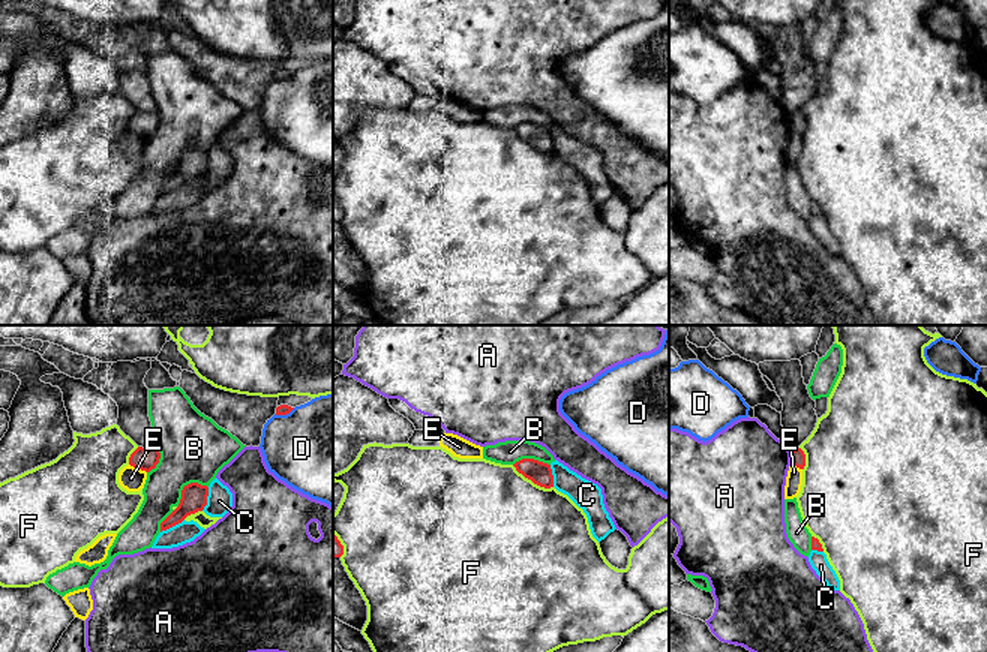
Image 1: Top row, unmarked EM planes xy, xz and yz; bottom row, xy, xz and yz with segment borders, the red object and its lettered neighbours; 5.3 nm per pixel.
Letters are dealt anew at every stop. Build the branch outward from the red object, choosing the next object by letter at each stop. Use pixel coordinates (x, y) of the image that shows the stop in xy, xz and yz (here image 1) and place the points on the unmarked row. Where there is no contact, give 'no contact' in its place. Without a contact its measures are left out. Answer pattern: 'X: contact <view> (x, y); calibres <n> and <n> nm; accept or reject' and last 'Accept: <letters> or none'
A: contact yz (791, 122); calibres 80 and 440 nm; reject
B: contact xy (185, 150); calibres 140 and 360 nm; reject
C: contact xy (206, 164); calibres 140 and 140 nm; reject
D: contact xy (284, 78); calibres 60 and 480 nm; reject
E: contact xy (138, 132); calibres 130 and 130 nm; reject
F: contact xz (533, 146); calibres 120 and 500 nm; reject
Accept: none

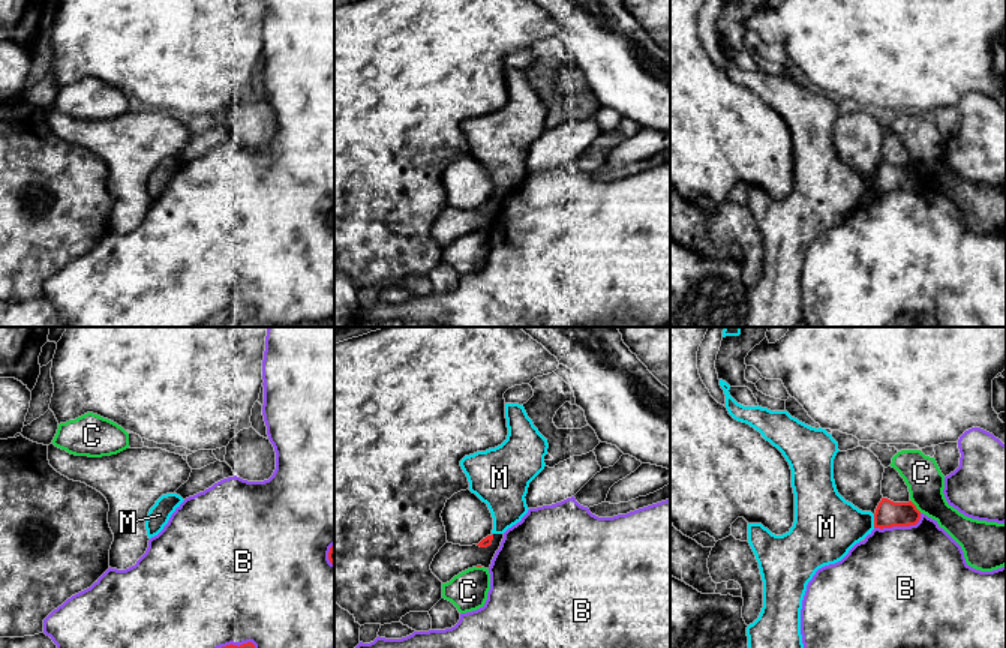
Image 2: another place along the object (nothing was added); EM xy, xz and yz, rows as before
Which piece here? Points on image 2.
B: contact yz (900, 189); calibres 140 and 500 nm; reject
C: contact yz (915, 171); calibres 140 and 200 nm; reject
M: contact yz (874, 185); calibres 140 and 340 nm; reject
Accept: none

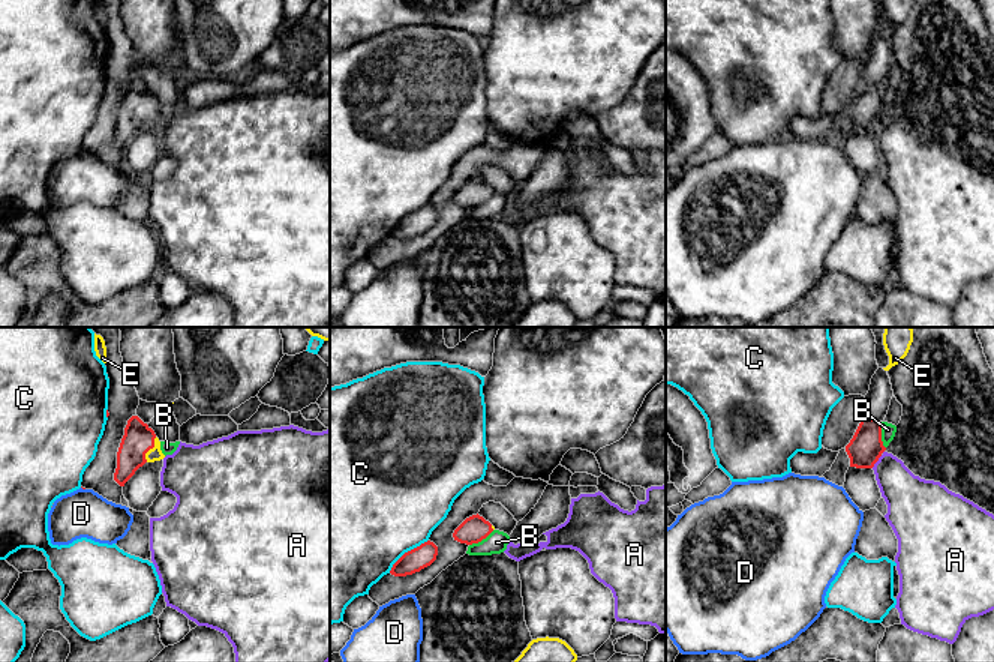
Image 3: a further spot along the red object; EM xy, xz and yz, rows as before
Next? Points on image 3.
A: contact yz (877, 123); calibres 180 and 240 nm; reject
B: contact yz (880, 99); calibres 180 and 80 nm; reject
C: contact xz (408, 215); calibres 120 and 500 nm; reject
D: contact xy (83, 152); calibres 20 and 260 nm; reject
E: contact xy (150, 111); calibres 170 and 70 nm; accept
Accept: E

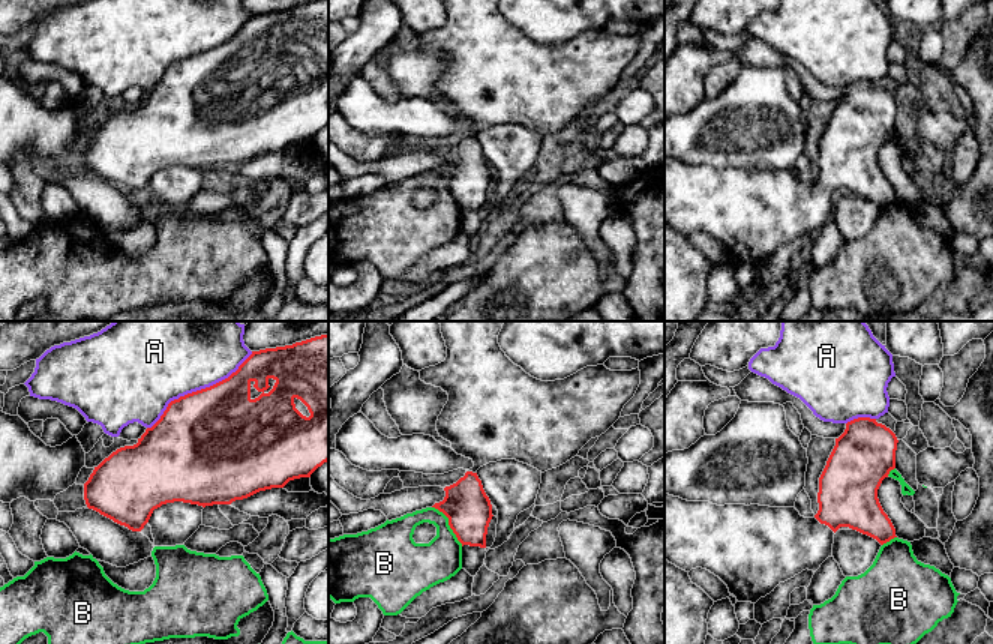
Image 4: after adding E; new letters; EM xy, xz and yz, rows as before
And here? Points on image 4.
A: contact xy (198, 54); calibres 500 and 360 nm; reject
B: contact xz (449, 188); calibres 240 and 240 nm; reject
Accept: none

